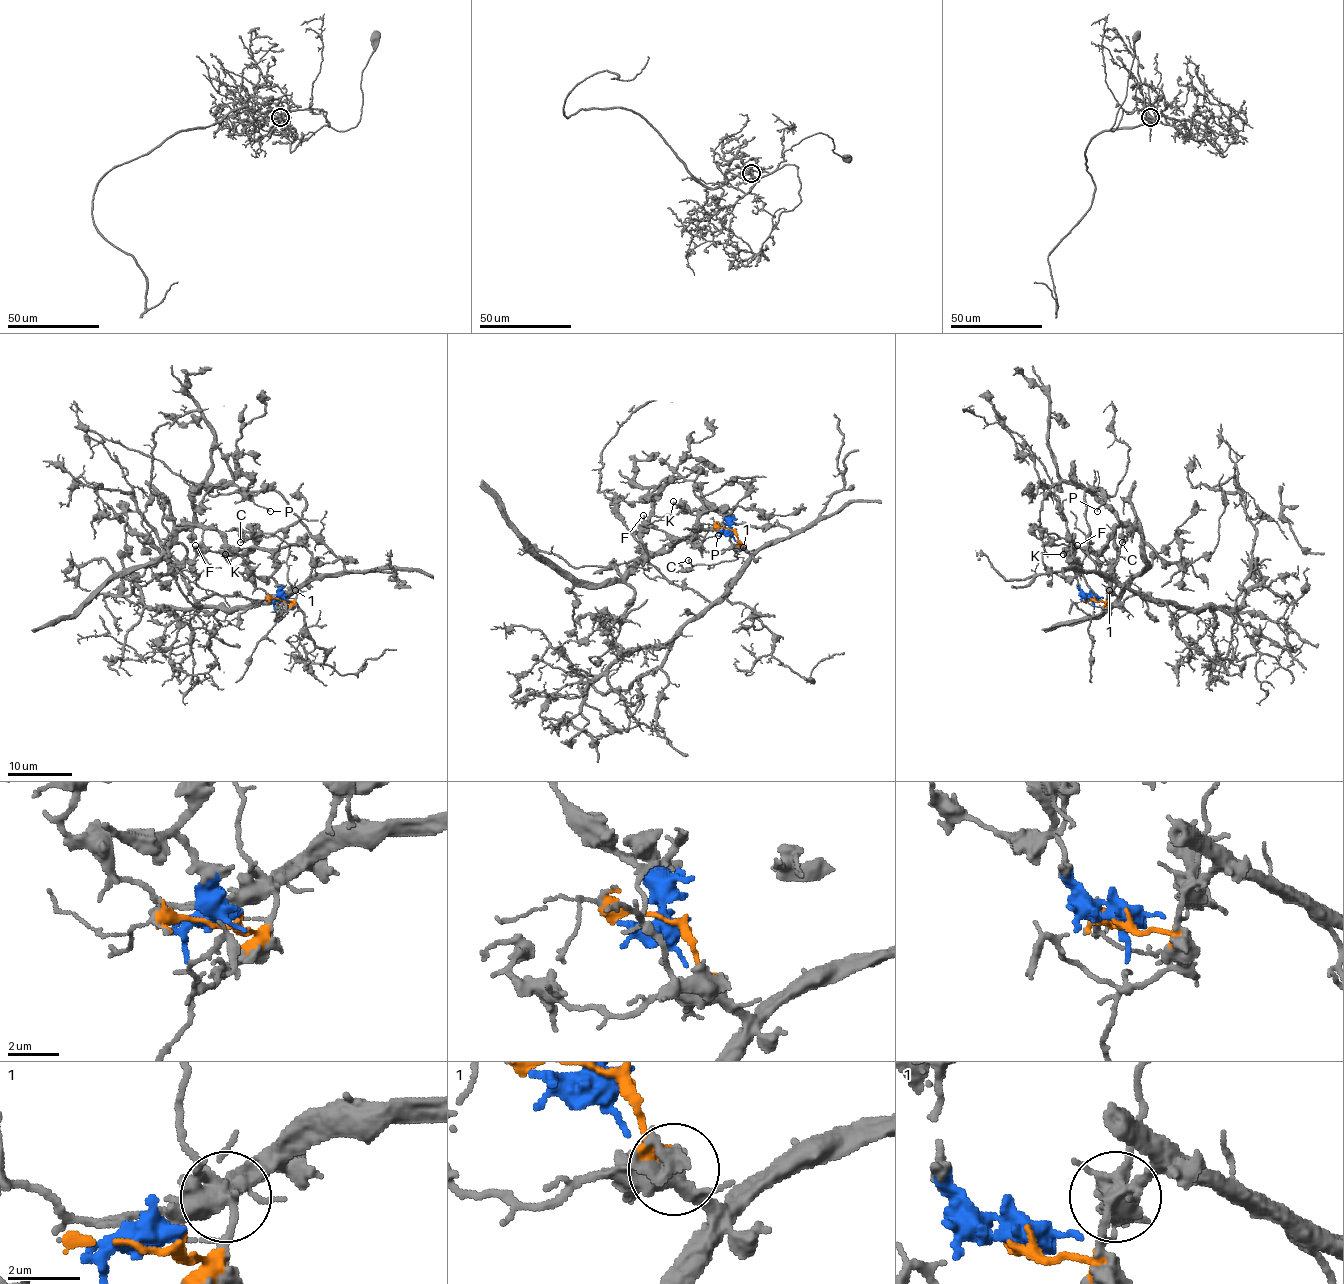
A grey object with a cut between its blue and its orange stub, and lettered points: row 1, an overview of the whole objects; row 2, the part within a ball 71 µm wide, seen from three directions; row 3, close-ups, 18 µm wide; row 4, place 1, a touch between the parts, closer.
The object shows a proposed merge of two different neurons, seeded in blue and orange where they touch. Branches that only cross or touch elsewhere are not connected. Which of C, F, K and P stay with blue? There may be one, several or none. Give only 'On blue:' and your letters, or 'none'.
On blue: F, K, P

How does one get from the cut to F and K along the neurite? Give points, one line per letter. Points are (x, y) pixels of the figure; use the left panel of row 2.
F: (283, 598), (272, 576), (275, 558), (268, 552), (257, 548), (236, 553), (201, 552), (196, 545)
K: (283, 598), (272, 576), (275, 558), (268, 552), (254, 547), (225, 555)

